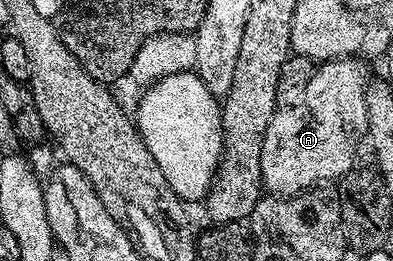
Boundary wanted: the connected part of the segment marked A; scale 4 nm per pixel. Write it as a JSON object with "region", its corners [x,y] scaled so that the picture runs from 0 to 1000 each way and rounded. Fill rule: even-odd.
{"region":[[[908,215],[819,234],[799,264],[791,322],[781,322],[766,379],[751,402],[718,406],[695,433],[690,475],[679,475],[679,506],[669,521],[664,602],[664,709],[687,747],[735,759],[746,743],[768,743],[794,713],[865,686],[870,667],[901,648],[898,529],[888,517],[885,483],[888,467],[919,487],[931,479],[929,345],[939,333],[944,287],[926,249],[936,253]]]}

